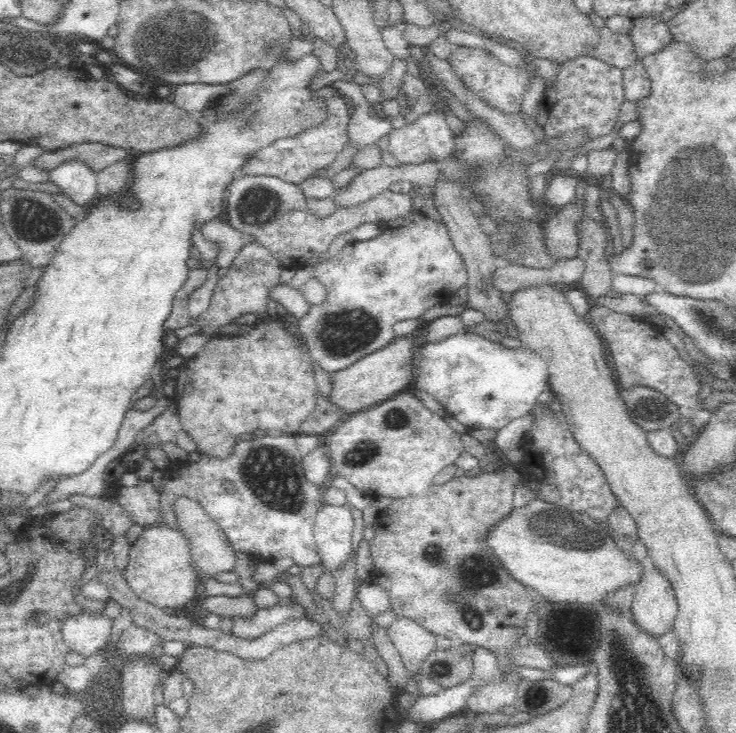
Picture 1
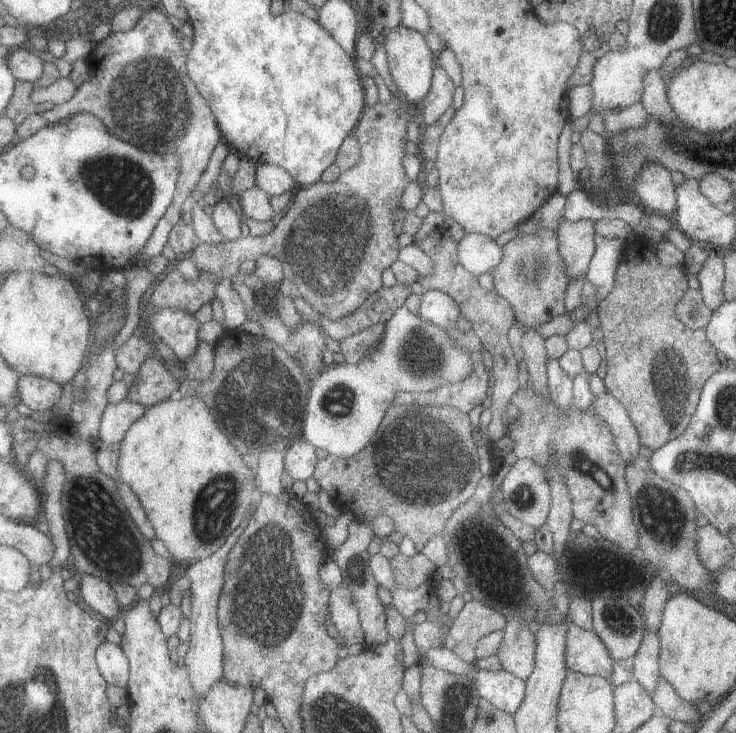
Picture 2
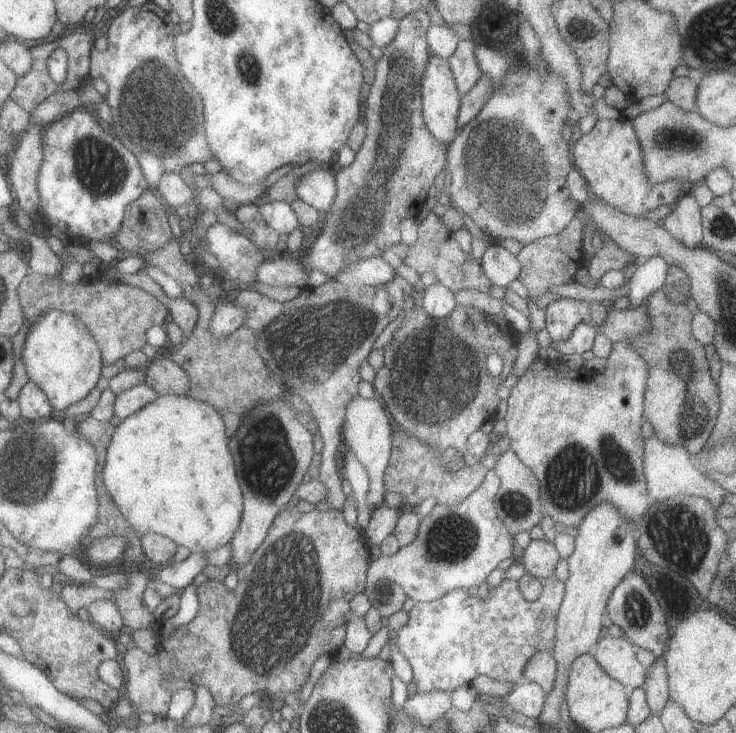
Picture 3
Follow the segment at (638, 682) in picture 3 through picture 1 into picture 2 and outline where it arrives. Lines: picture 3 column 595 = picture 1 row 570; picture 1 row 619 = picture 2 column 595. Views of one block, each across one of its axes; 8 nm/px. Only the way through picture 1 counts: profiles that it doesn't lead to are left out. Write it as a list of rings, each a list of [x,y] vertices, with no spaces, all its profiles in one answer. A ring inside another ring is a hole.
[[[569,624],[565,636],[565,666],[569,672],[601,676],[611,682],[613,664],[615,660],[605,648],[605,642],[601,642],[593,630],[583,630],[577,624]]]

